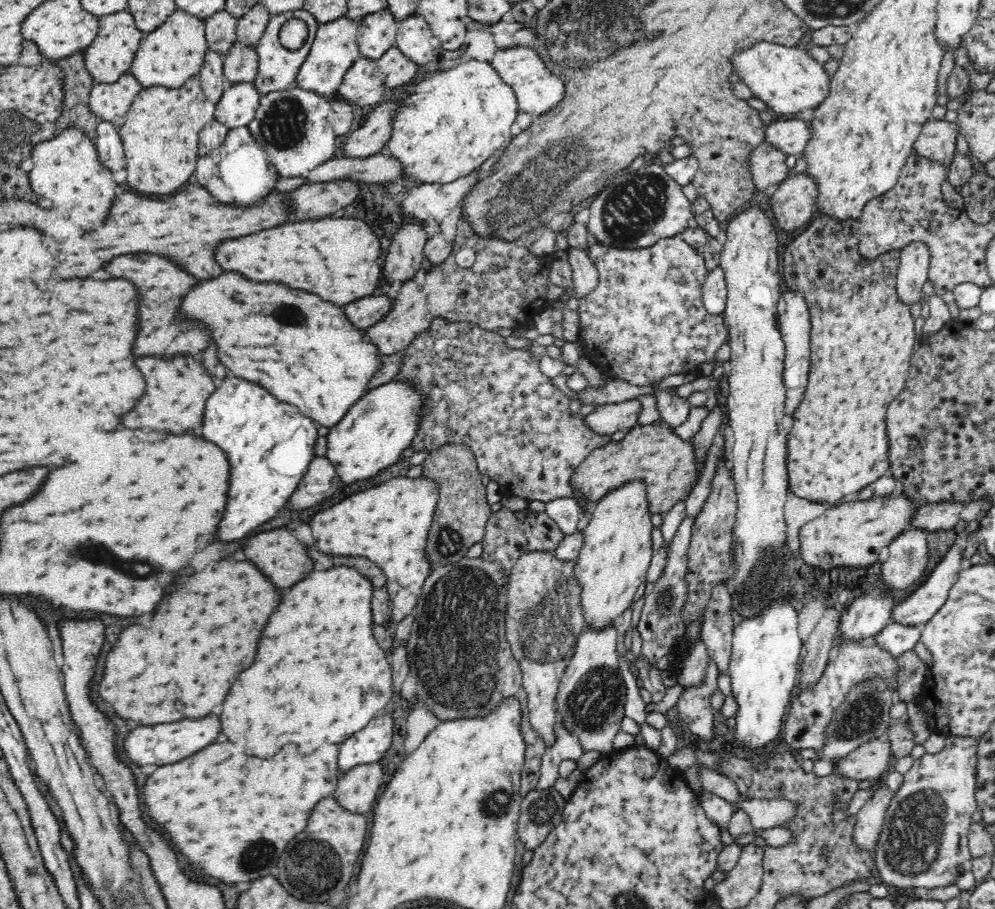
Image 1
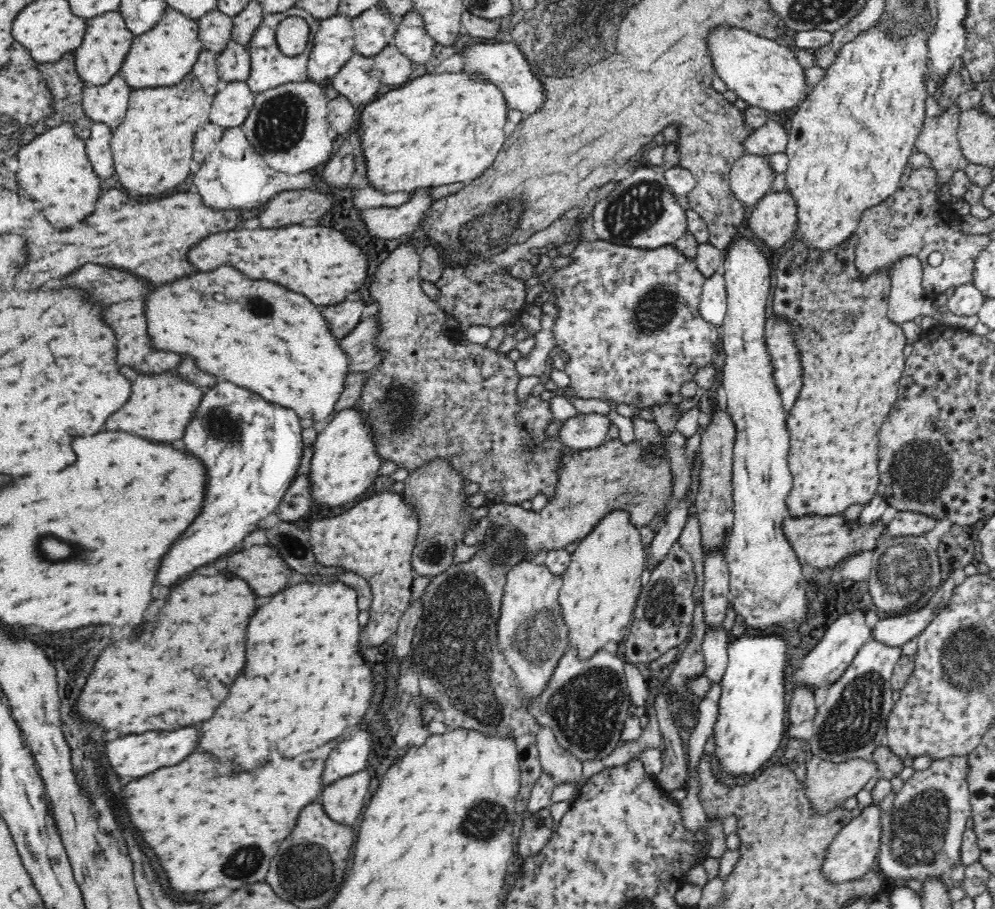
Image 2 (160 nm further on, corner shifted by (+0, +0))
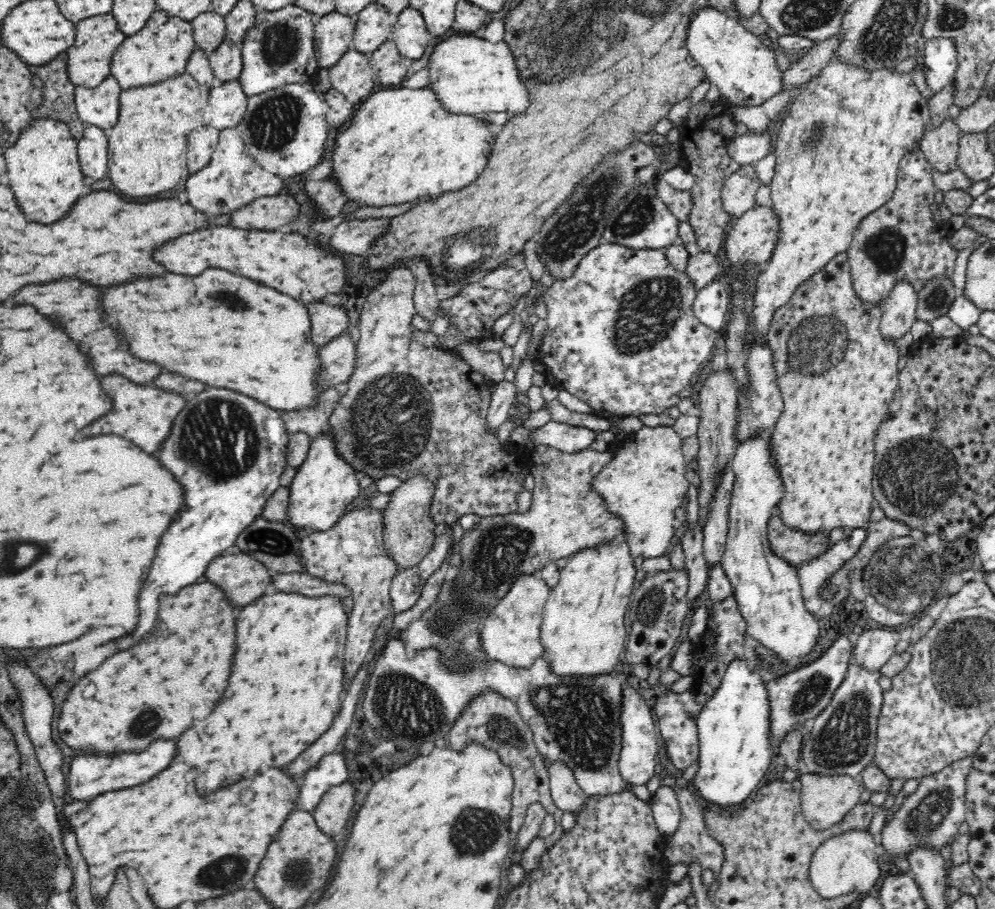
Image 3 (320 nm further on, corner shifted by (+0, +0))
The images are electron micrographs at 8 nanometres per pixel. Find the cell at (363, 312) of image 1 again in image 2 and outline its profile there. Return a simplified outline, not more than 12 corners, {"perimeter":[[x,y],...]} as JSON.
{"perimeter":[[364,301],[326,306],[330,335],[346,336],[361,322]]}

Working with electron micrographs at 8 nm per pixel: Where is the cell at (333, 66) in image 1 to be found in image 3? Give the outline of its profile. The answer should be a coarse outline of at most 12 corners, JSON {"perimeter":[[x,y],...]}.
{"perimeter":[[336,10],[316,18],[318,71],[353,47],[355,17]]}

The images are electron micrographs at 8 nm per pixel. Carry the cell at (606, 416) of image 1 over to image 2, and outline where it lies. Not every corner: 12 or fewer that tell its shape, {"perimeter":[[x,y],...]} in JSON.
{"perimeter":[[577,414],[562,422],[558,439],[572,450],[608,440],[602,414]]}

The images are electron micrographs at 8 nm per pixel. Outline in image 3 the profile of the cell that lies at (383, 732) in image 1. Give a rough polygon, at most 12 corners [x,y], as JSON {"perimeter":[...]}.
{"perimeter":[[324,755],[305,772],[294,811],[312,813],[329,788],[346,781],[343,756]]}

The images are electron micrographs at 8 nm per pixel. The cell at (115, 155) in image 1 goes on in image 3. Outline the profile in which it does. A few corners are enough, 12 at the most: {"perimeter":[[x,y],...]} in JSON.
{"perimeter":[[86,125],[77,140],[80,171],[100,180],[108,170],[107,131]]}

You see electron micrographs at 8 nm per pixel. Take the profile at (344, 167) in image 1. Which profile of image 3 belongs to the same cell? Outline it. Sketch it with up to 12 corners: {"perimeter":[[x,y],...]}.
{"perimeter":[[237,127],[220,132],[206,168],[186,182],[190,205],[227,214],[279,195]]}

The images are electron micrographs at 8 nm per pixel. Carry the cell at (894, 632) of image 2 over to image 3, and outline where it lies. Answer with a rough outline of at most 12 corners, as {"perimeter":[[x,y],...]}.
{"perimeter":[[895,628],[862,632],[853,641],[852,665],[870,673],[896,655]]}

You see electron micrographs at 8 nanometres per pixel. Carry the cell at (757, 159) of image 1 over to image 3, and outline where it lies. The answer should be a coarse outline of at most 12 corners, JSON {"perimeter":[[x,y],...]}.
{"perimeter":[[753,164],[724,182],[722,209],[740,218],[756,205],[760,185]]}

